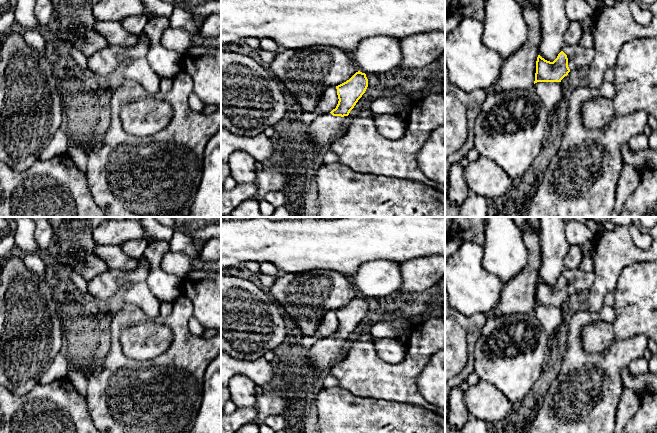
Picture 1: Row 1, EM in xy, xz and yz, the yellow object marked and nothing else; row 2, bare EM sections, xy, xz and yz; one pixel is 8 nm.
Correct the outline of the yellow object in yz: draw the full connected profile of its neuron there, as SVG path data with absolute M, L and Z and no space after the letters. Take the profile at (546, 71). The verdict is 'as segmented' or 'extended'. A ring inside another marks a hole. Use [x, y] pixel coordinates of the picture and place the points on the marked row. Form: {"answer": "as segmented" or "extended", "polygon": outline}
{"answer": "extended", "polygon": "M580 44L565 46L553 62L538 55L534 84L537 82L561 82L571 70L588 68L594 57L594 47L582 47Z"}

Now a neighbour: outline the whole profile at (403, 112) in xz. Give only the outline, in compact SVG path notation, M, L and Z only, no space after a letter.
M403 105L398 109L398 112L396 115L406 121L406 119L410 114L410 111L411 111L411 105Z

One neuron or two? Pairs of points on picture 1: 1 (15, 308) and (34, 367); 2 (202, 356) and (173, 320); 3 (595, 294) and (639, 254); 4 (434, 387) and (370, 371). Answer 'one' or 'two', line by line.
1: one
2: one
3: one
4: two

